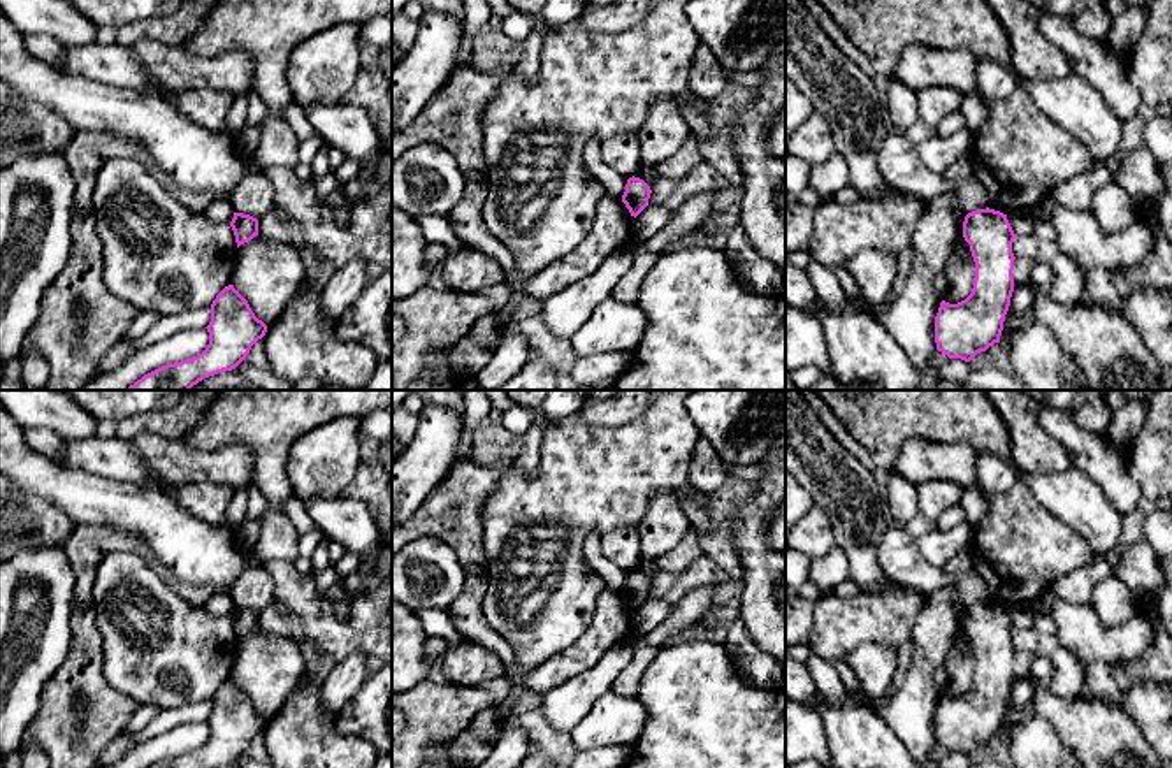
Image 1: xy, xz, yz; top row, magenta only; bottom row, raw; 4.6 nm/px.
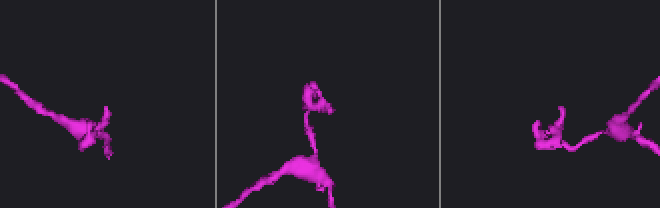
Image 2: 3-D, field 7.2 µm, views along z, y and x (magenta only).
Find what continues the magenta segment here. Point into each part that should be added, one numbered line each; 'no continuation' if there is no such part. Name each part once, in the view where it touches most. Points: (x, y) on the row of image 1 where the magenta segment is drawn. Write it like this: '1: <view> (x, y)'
no continuation

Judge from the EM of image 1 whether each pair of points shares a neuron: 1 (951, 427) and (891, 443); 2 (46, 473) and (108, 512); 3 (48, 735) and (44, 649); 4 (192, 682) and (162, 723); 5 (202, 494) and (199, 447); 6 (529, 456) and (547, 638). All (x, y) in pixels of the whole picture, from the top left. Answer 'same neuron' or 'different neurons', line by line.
1: same neuron
2: same neuron
3: different neurons
4: different neurons
5: different neurons
6: different neurons

